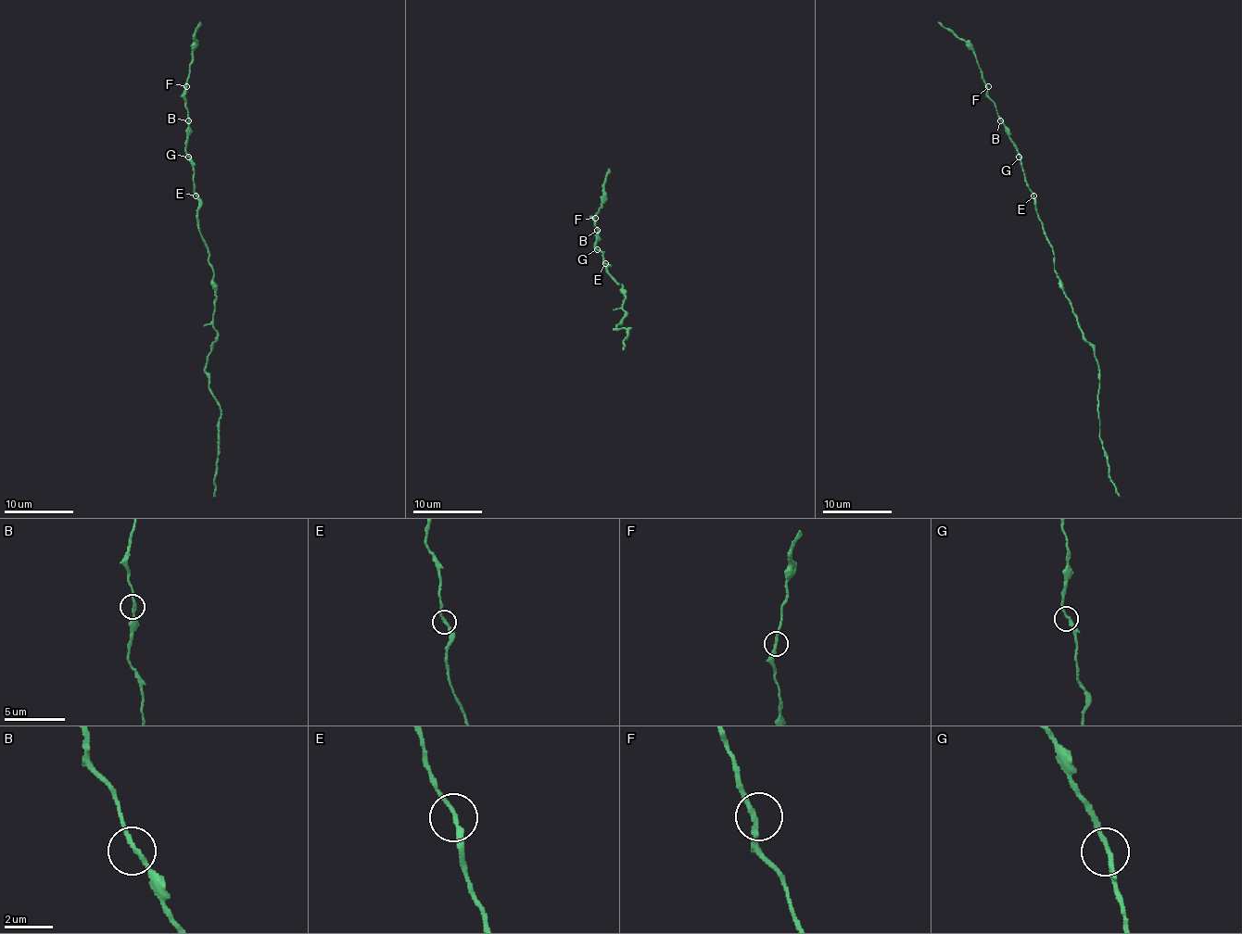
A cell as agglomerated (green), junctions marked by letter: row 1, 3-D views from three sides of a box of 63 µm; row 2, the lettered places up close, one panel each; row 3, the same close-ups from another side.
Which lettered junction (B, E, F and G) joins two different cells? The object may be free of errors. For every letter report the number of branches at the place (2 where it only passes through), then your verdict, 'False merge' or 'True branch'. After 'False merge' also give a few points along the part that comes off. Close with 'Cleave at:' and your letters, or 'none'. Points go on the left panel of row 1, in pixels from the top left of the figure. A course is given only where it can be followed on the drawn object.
B: Branches: 2. True branch
E: Branches: 2. True branch
F: Branches: 2. True branch
G: Branches: 2. True branch
Cleave at: none

